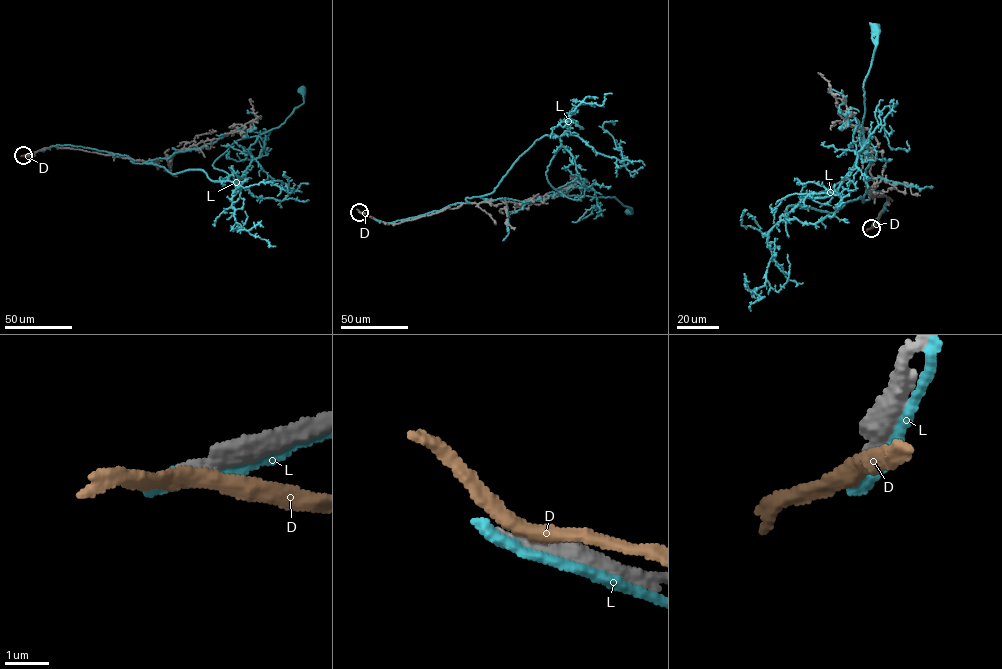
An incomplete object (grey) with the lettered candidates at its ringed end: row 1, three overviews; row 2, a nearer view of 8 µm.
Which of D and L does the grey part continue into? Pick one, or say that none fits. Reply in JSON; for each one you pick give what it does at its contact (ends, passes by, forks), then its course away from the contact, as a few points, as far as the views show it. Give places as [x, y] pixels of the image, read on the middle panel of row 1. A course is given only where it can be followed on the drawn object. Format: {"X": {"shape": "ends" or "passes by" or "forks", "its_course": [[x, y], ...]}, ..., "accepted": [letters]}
{"accepted": []}

